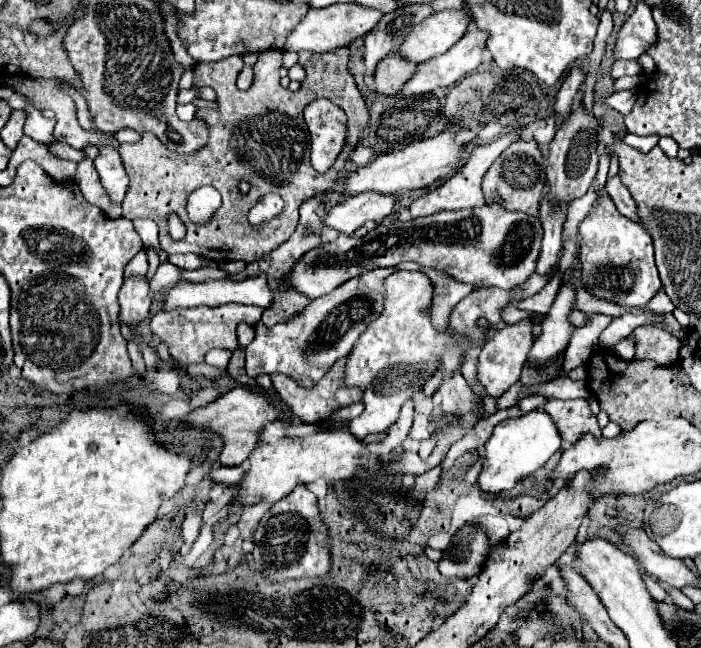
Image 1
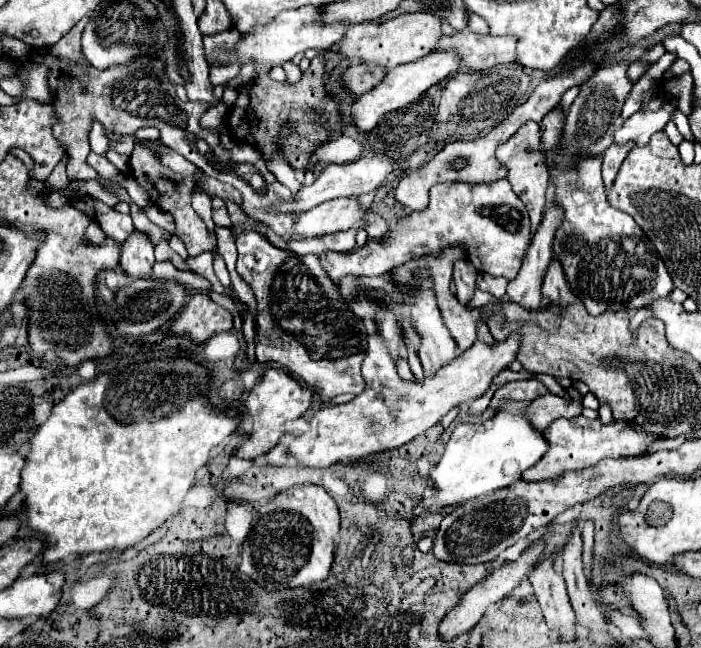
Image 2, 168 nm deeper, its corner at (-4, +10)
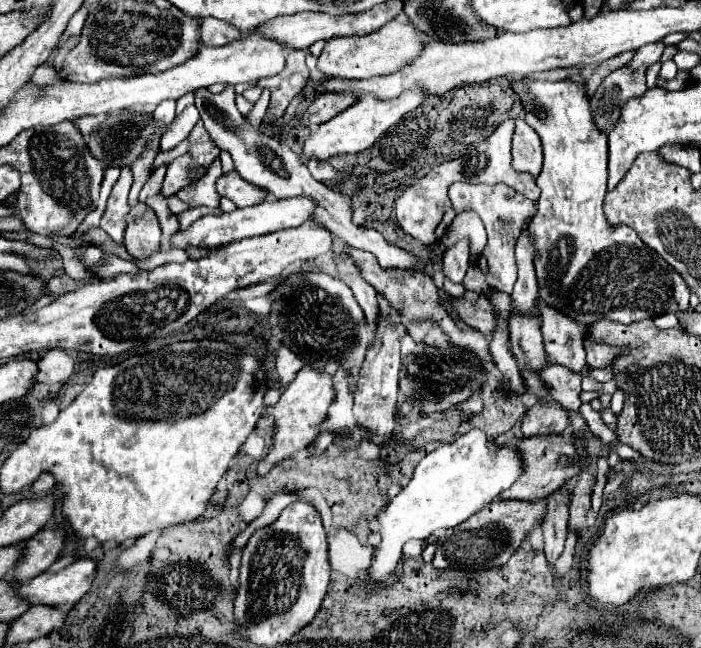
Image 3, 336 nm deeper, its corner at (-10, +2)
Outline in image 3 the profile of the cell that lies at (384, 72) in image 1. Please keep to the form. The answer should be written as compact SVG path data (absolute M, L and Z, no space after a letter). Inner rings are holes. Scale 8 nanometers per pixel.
M325 92L325 94L317 94L313 98L313 102L309 104L307 112L301 114L301 122L303 124L321 124L321 122L327 122L331 116L337 116L339 112L343 112L345 108L349 108L351 104L357 102L357 96L355 94L349 94L349 92Z

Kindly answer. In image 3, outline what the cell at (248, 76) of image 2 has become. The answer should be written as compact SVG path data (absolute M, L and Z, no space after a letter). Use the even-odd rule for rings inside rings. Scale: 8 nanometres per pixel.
M293 50L287 58L287 66L283 74L275 78L264 78L257 82L257 86L271 90L271 104L267 108L267 118L279 120L289 106L289 102L307 86L309 70L305 66L305 50Z

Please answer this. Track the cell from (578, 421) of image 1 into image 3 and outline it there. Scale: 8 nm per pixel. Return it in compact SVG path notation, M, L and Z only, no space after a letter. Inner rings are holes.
M555 400L535 402L523 416L523 436L541 436L541 434L561 434L571 424L569 412Z

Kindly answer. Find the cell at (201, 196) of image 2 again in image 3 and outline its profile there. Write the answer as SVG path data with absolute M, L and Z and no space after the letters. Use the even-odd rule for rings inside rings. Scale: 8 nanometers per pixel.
M83 116L77 120L77 128L81 130L81 134L95 134L99 132L99 120L97 116Z

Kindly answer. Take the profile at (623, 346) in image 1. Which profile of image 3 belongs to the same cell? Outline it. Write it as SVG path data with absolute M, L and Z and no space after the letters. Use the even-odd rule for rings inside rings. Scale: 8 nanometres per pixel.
M667 313L655 316L655 318L653 318L653 321L655 325L661 329L672 327L681 328L681 324L679 324L679 319L677 318L677 315L675 313Z

